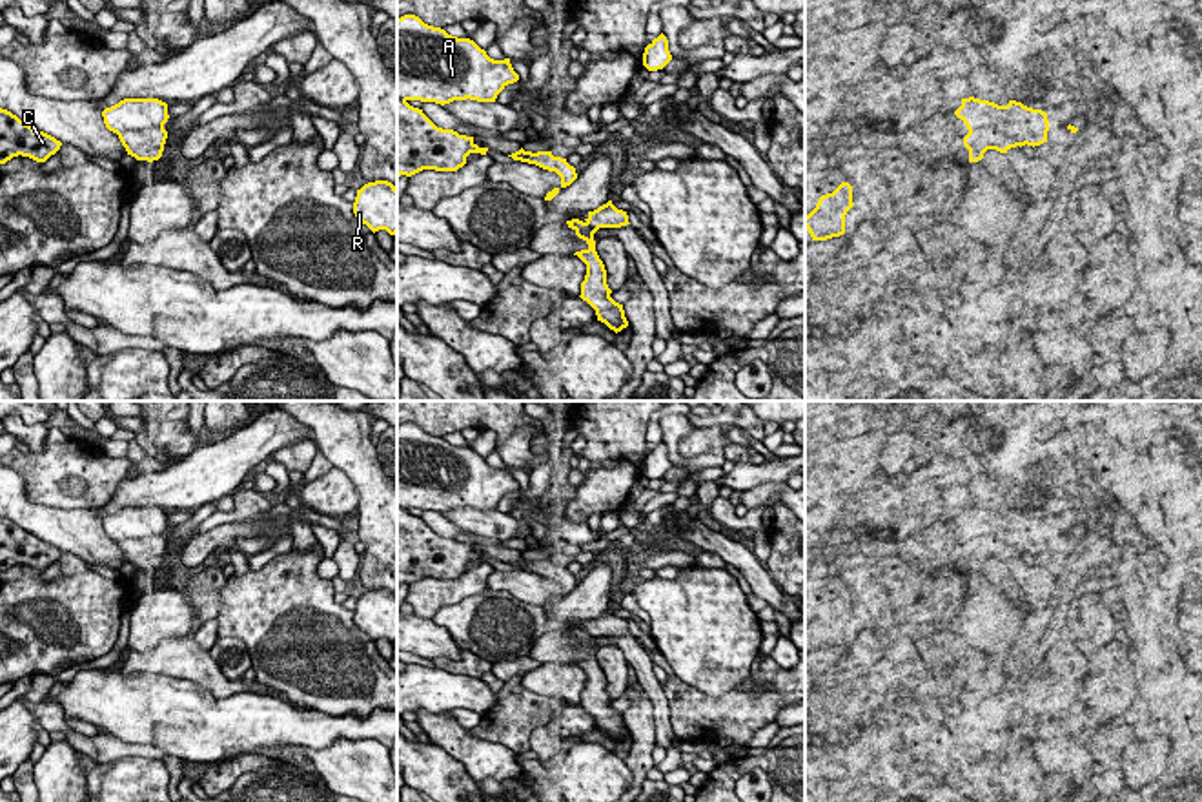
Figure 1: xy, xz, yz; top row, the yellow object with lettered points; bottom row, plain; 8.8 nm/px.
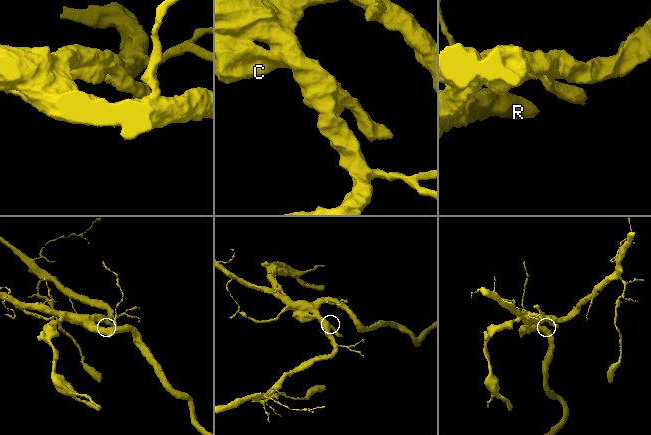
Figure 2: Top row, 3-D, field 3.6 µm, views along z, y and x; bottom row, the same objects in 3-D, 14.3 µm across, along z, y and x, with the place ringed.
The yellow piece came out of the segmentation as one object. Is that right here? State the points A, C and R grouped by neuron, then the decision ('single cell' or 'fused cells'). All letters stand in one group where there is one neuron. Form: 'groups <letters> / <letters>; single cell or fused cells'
groups A R / C; fused cells

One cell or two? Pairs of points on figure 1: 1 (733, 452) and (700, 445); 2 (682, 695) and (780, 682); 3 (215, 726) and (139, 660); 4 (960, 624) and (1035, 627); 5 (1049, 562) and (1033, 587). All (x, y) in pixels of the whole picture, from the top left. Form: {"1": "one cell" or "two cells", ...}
{"1": "two cells", "2": "one cell", "3": "two cells", "4": "two cells", "5": "two cells"}

